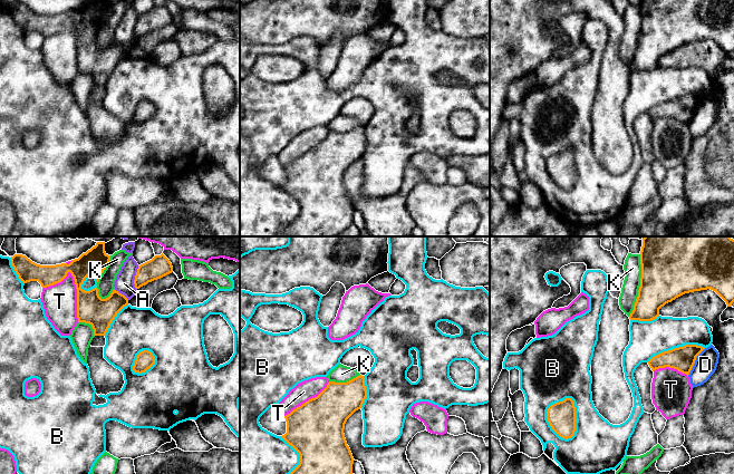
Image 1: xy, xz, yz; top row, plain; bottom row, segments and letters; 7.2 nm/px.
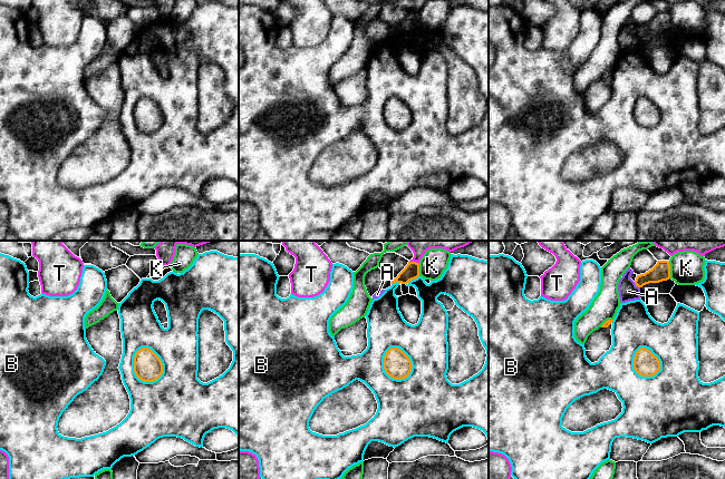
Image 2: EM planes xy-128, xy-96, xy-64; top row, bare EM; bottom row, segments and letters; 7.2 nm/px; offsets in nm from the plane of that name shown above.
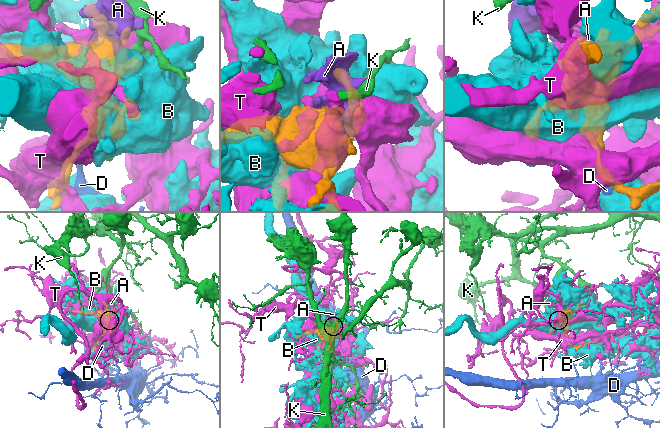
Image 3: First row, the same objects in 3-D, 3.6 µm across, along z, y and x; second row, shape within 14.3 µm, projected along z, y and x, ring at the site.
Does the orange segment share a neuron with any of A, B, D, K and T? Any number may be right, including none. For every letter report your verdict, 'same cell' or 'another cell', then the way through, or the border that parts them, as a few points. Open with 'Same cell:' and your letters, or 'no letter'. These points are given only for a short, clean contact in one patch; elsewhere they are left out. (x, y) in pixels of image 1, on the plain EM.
Same cell: no letter
A: another cell
B: another cell
D: another cell
K: another cell
T: another cell

